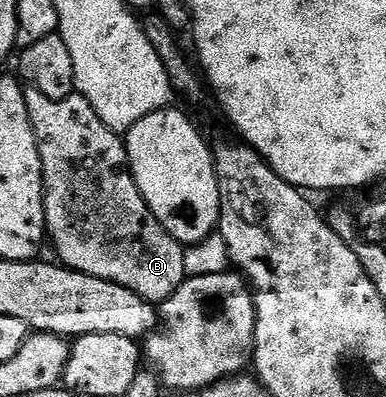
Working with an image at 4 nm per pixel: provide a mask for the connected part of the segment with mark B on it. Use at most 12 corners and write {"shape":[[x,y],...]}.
{"shape":[[74,93],[25,100],[45,229],[73,271],[164,303],[186,248],[125,139]]}

